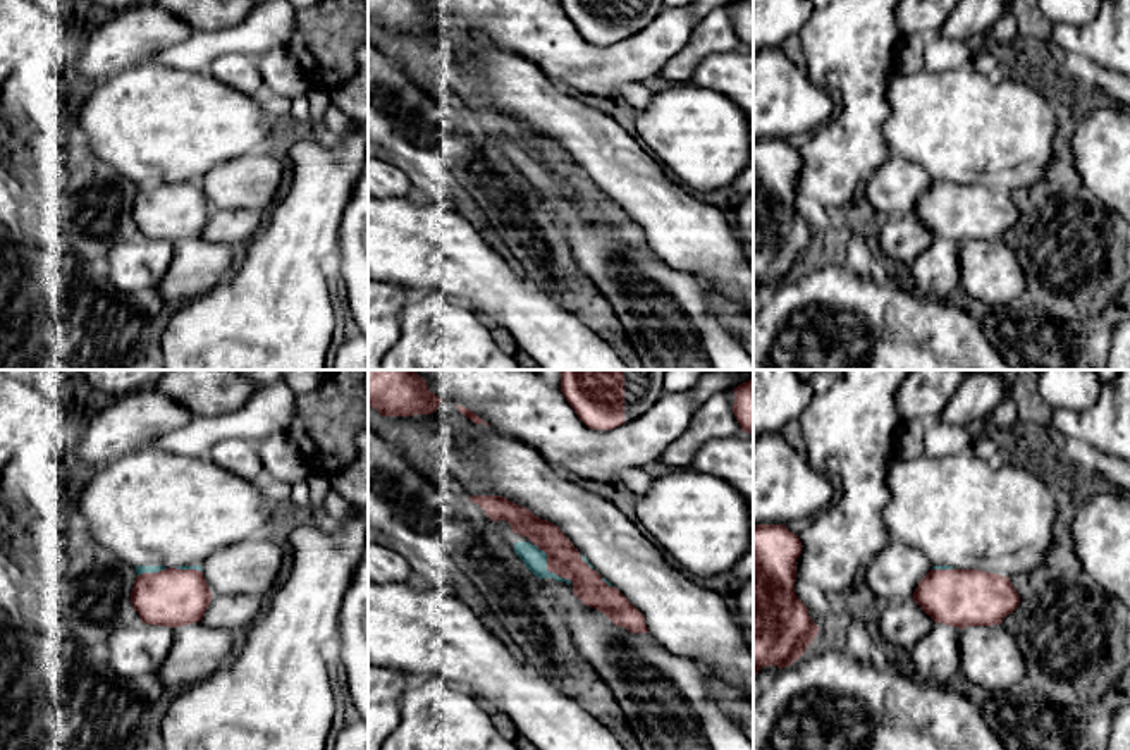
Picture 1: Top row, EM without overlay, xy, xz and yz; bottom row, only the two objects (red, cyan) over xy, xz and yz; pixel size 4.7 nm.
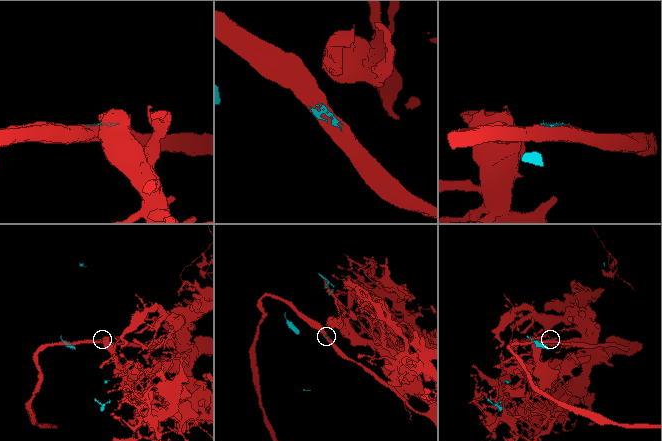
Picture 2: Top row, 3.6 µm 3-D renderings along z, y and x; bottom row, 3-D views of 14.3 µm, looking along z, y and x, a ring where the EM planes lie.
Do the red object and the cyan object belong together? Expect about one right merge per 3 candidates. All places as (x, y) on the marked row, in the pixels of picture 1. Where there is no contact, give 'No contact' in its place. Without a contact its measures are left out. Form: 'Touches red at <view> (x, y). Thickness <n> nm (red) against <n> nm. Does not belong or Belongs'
Touches red at xz (547, 558). Thickness 160 nm (red) against 110 nm. Does not belong

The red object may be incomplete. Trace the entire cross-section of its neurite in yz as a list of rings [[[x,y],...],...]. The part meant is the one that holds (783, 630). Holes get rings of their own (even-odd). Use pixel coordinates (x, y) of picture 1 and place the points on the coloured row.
[[[753,525],[753,674],[765,666],[779,669],[798,661],[820,630],[795,593],[798,535],[784,525]]]

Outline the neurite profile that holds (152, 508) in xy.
[[[155,447],[98,468],[79,495],[77,509],[91,538],[134,566],[138,576],[167,568],[203,571],[213,552],[279,532],[286,518],[286,509],[265,502],[261,483],[224,470],[210,458],[177,456]]]

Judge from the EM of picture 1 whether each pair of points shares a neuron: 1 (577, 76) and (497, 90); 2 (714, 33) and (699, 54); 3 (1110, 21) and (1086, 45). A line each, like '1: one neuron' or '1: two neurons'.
1: two neurons
2: one neuron
3: one neuron

